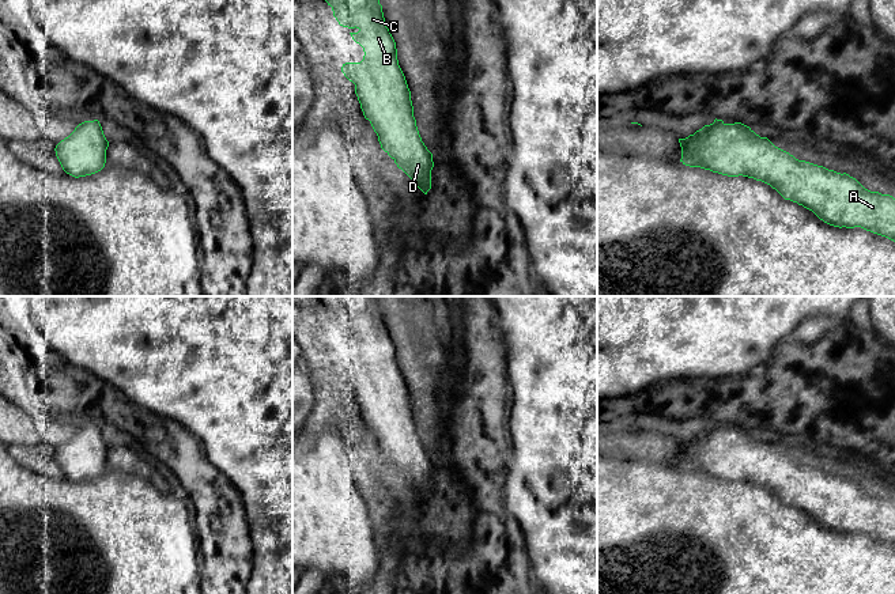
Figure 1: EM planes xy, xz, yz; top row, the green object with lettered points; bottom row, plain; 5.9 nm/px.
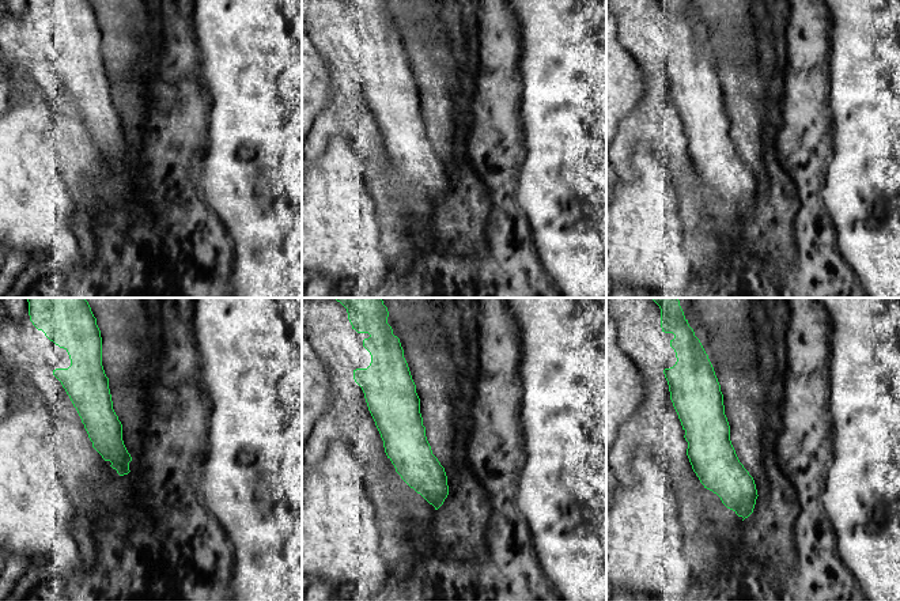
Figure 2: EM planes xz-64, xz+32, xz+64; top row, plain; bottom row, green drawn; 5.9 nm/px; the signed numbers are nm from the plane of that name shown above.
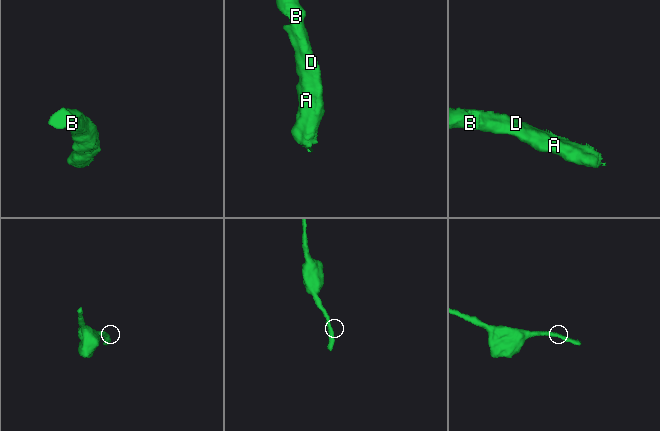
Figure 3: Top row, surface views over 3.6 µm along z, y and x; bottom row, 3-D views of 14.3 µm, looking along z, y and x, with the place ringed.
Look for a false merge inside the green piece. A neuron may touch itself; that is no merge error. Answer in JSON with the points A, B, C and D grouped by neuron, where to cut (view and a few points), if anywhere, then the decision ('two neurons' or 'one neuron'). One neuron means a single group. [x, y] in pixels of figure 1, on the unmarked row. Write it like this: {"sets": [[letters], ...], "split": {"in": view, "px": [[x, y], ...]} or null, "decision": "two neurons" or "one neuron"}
{"sets": [["A", "B", "C", "D"]], "split": null, "decision": "one neuron"}

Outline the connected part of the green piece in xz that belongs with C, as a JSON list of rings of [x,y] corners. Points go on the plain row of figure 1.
[[[320,296],[320,300],[332,311],[340,330],[359,334],[350,338],[363,352],[363,364],[343,368],[341,377],[355,389],[365,423],[377,438],[381,453],[427,499],[433,458],[419,439],[411,396],[377,298]]]

